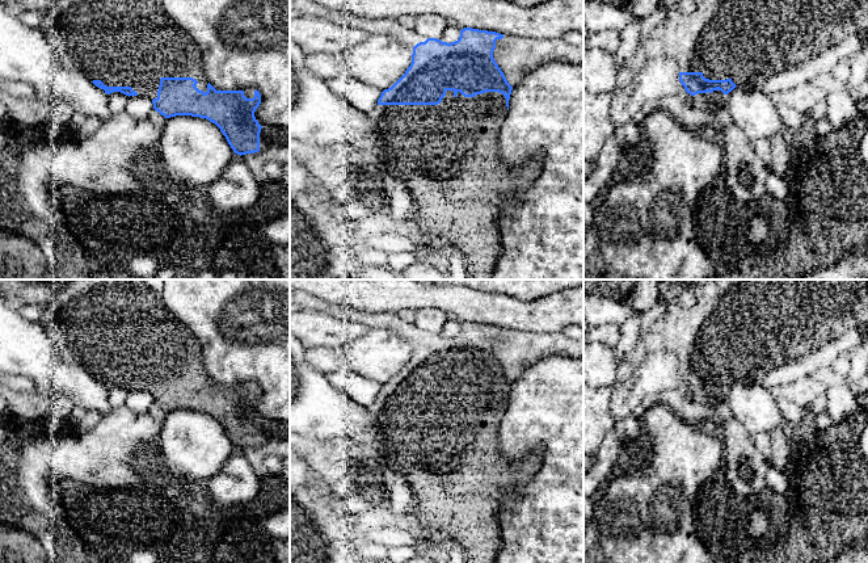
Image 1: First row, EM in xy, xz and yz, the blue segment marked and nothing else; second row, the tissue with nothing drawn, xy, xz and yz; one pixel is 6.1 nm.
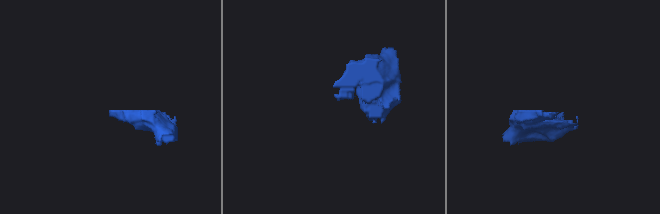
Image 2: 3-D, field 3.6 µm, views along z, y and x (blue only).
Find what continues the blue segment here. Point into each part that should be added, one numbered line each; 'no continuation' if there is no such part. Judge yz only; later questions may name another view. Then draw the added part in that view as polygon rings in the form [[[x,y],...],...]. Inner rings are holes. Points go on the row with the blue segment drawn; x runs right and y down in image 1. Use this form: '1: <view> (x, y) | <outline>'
1: yz (737, 78) | [[[703,72],[703,76],[709,80],[730,79],[737,87],[755,85],[759,77],[768,79],[778,72]]]

